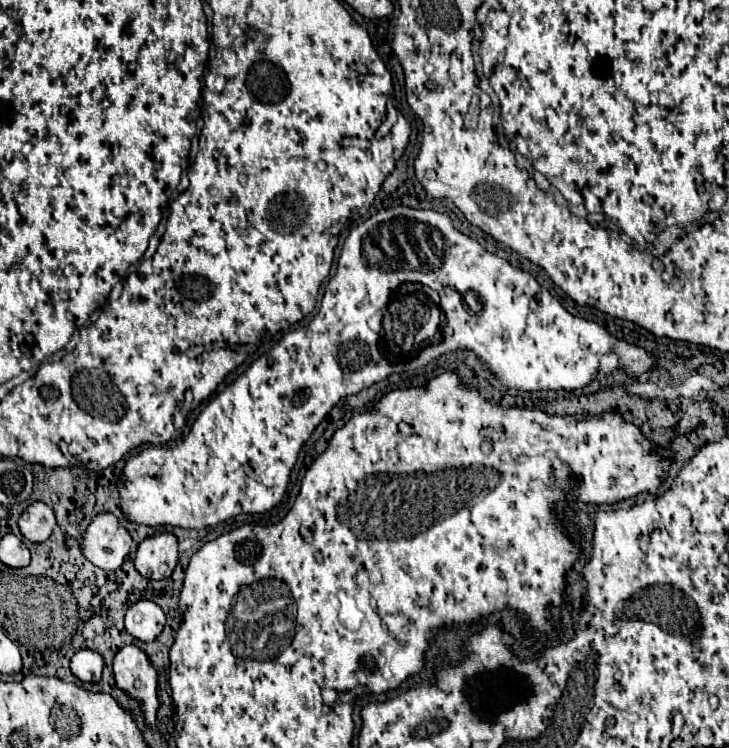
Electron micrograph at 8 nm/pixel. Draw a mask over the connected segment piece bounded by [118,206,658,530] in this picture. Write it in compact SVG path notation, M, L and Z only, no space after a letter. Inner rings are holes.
M408 206L380 210L350 230L342 246L336 274L326 284L320 310L310 324L286 332L270 354L254 360L242 376L216 394L198 414L190 434L184 440L176 442L176 446L146 448L126 462L118 484L122 512L136 524L166 524L192 530L216 526L238 514L264 514L280 504L302 444L342 398L358 394L390 374L416 372L442 354L454 350L474 352L486 370L502 382L502 386L526 392L572 392L584 388L596 378L600 370L600 356L610 352L618 356L618 368L630 378L638 378L644 372L658 368L658 358L644 348L614 338L598 322L576 318L566 312L562 304L534 280L532 274L512 268L506 260L486 252L476 240L460 234L446 214L434 210L414 210ZM404 282L418 282L440 294L440 306L446 314L440 344L432 344L426 350L412 350L412 346L388 346L380 334L370 330L368 320L378 310L388 306L390 294Z

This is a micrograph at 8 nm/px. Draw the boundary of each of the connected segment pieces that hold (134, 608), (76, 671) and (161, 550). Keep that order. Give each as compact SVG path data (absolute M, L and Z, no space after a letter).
M150 600L132 604L126 612L126 632L142 642L152 642L164 628L166 614Z
M80 650L72 656L70 662L72 674L82 680L82 682L98 682L102 676L102 668L104 668L104 660L100 654L92 652L92 650Z
M156 534L146 538L136 552L134 566L144 578L162 580L174 572L178 564L178 540L174 534Z

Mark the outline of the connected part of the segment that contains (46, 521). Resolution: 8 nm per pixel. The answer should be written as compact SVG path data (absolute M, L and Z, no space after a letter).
M32 502L18 518L18 528L22 536L30 542L48 540L54 526L56 526L54 512L44 502Z

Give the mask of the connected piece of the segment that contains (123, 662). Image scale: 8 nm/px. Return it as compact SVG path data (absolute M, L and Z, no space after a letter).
M124 646L114 656L114 680L116 686L126 692L130 698L138 700L142 704L146 726L154 728L156 722L156 710L158 710L158 674L148 660L148 656L136 648L136 646Z

